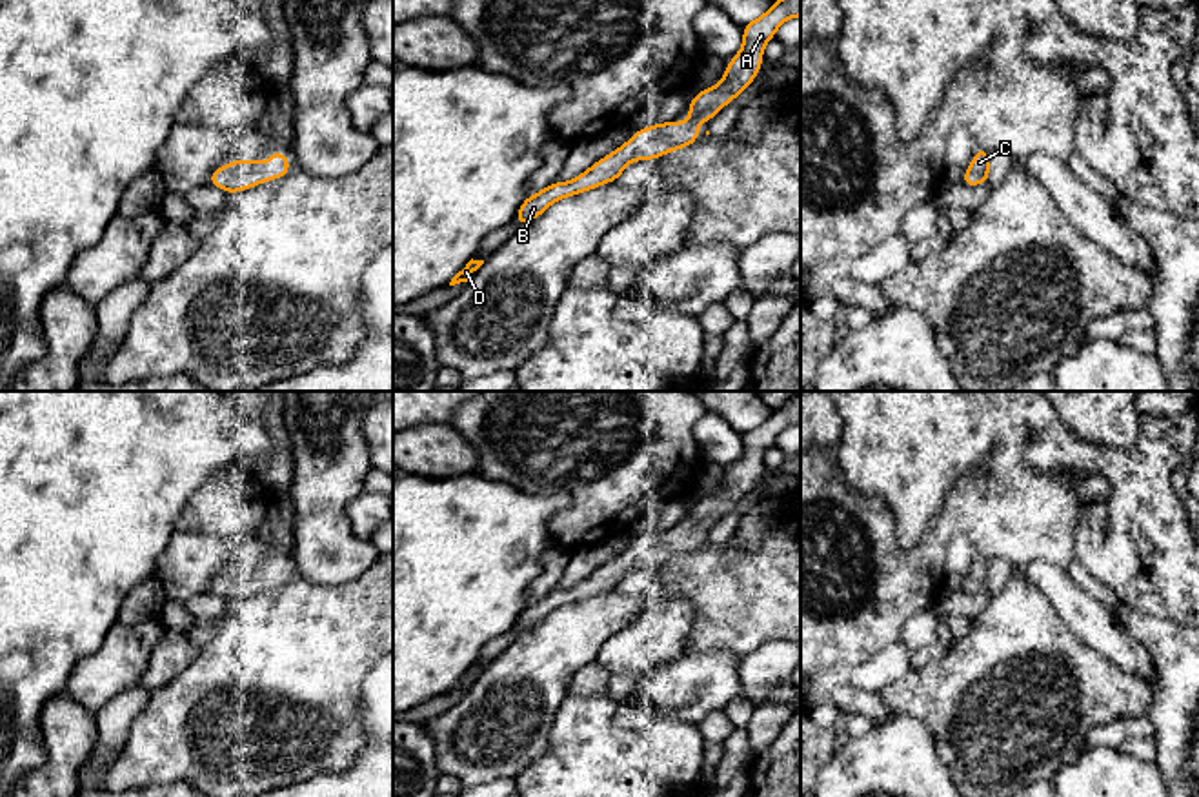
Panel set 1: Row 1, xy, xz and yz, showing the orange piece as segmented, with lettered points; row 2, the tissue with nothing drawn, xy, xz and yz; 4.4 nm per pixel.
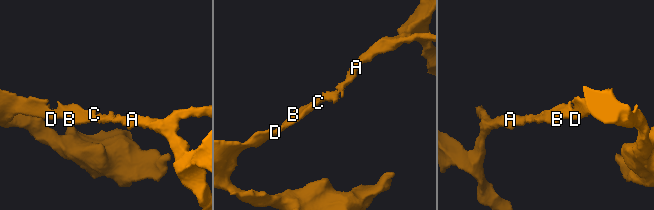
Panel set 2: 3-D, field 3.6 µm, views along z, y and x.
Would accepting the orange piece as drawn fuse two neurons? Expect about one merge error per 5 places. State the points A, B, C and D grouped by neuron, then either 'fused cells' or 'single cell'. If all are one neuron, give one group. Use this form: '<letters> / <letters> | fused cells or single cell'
A B C D | single cell

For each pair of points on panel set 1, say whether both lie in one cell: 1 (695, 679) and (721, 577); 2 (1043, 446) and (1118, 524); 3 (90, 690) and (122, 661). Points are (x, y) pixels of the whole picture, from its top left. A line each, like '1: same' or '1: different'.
1: different
2: same
3: same

